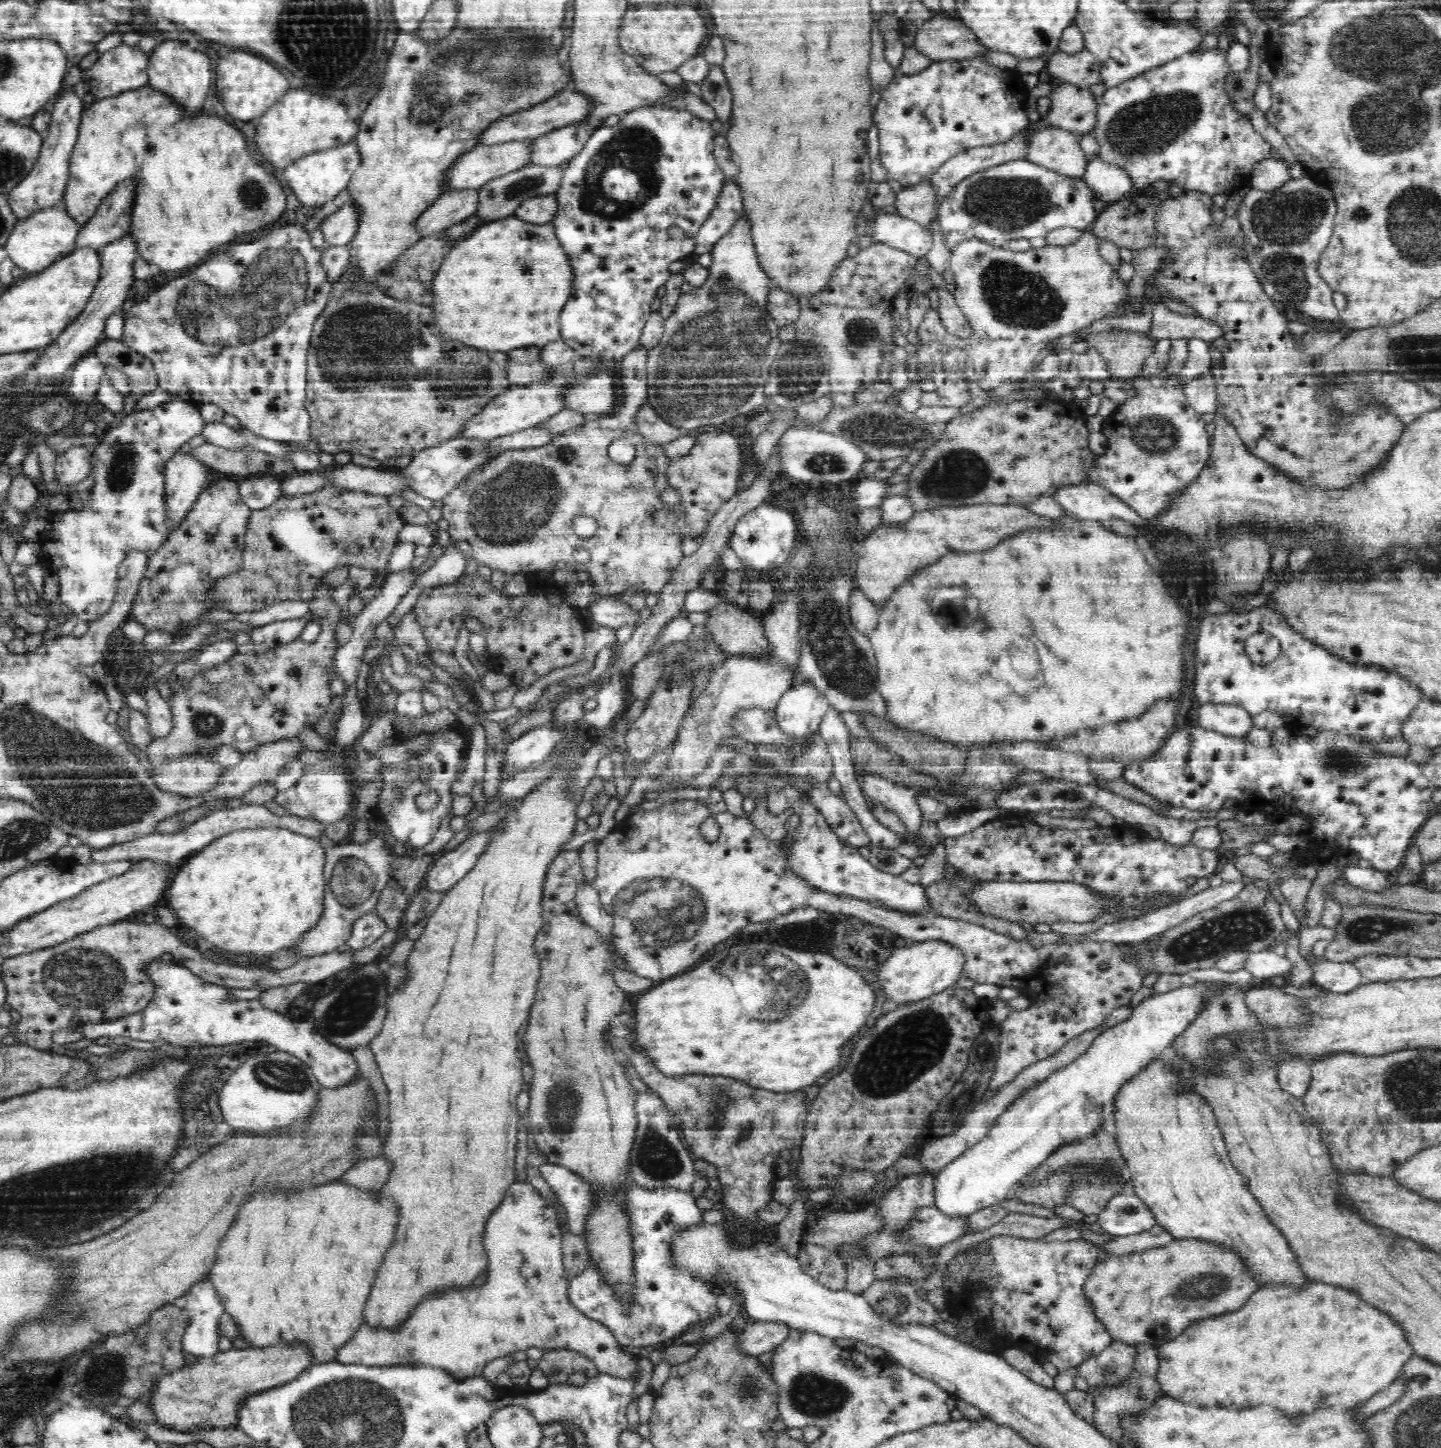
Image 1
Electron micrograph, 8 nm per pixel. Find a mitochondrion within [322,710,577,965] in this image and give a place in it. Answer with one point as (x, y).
(352, 880)

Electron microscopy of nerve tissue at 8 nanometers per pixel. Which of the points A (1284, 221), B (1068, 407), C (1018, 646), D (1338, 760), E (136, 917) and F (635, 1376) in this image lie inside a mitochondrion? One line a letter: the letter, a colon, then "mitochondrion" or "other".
A: mitochondrion
B: other
C: other
D: mitochondrion
E: other
F: other

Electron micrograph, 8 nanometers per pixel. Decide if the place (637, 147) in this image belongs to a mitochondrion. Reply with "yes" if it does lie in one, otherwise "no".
yes

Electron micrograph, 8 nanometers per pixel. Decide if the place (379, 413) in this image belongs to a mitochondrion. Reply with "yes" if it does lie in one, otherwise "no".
no

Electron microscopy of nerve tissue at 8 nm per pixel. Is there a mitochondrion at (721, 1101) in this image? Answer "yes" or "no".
yes

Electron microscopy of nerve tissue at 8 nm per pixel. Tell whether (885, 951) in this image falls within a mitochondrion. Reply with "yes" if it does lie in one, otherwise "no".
no

